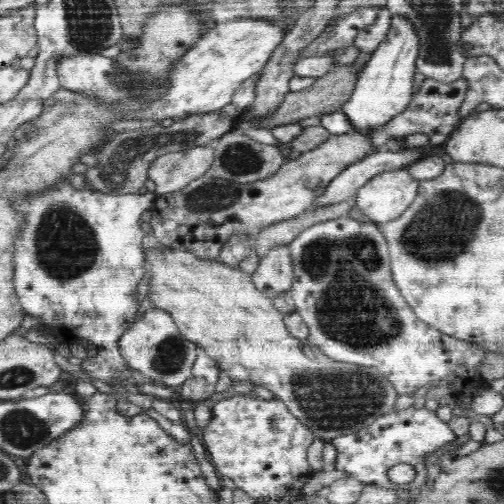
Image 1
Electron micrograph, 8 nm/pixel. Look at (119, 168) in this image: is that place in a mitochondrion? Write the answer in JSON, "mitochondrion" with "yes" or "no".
{"mitochondrion":"yes"}

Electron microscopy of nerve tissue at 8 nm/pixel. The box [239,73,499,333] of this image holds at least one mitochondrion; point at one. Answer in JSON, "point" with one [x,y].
{"point":[434,235]}

